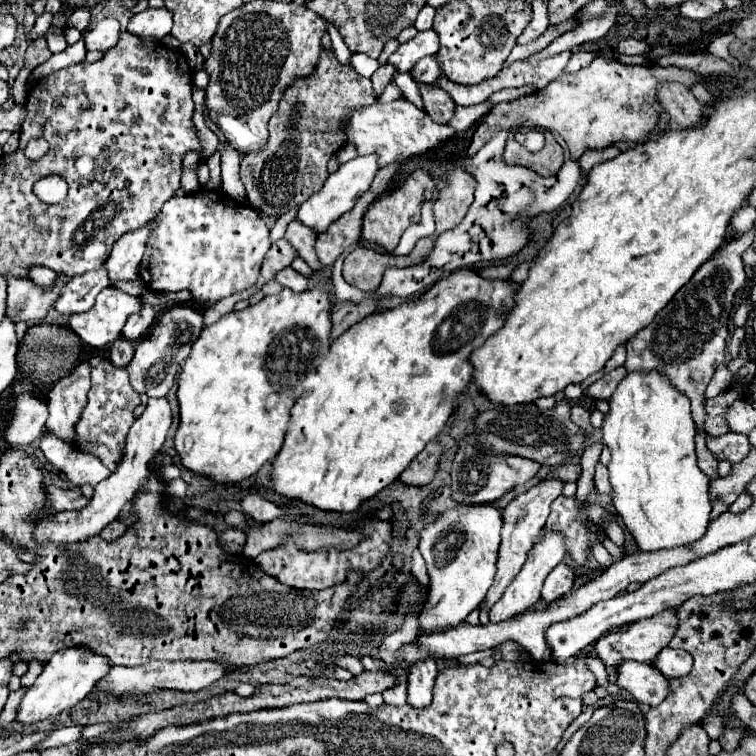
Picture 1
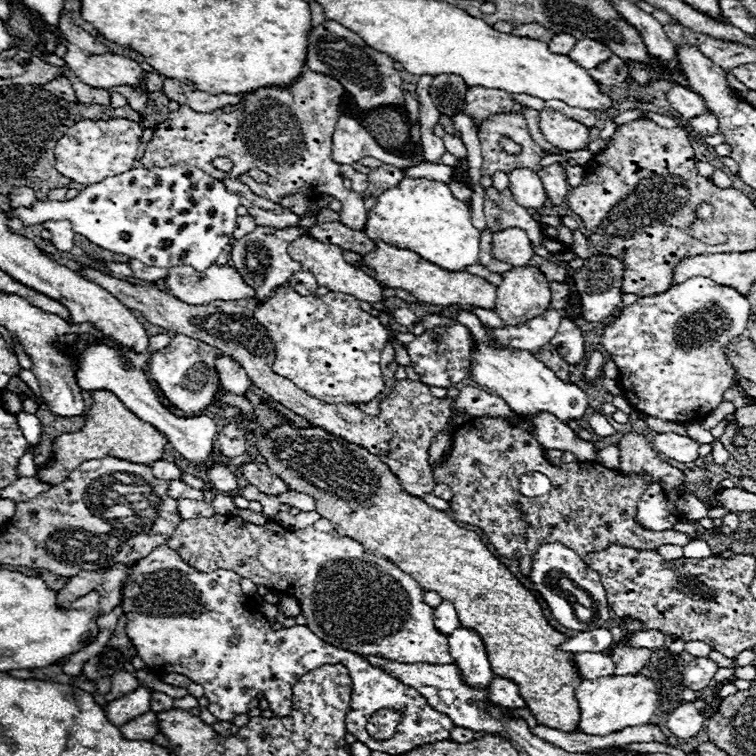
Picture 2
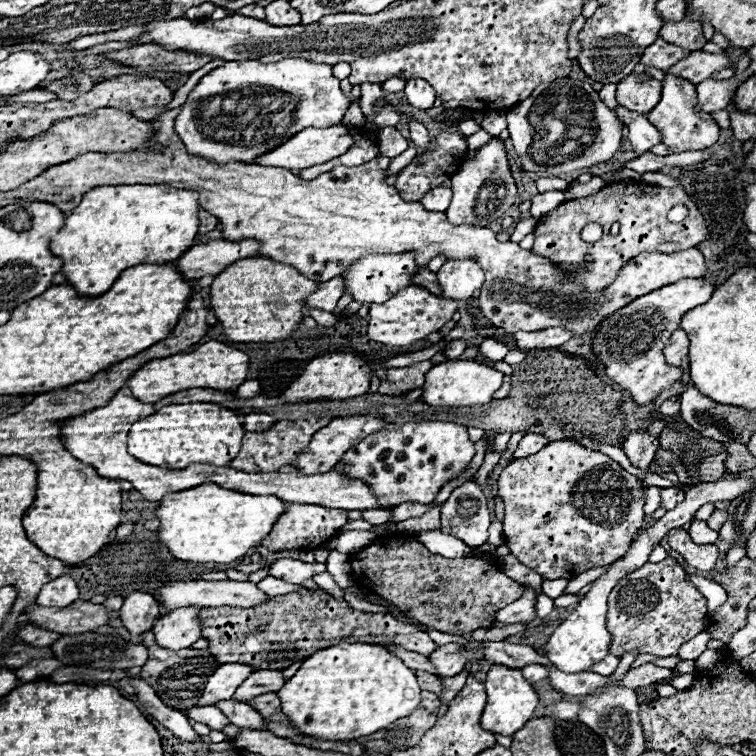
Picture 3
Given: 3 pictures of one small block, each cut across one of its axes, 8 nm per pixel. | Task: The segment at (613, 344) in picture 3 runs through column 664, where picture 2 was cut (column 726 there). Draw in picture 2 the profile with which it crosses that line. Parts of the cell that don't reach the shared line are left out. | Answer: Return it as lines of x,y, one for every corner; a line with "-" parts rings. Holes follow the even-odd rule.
694,276
682,284
674,284
662,294
638,298
638,302
620,312
602,336
604,348
618,366
618,382
624,398
634,410
660,420
686,422
690,416
692,422
702,420
724,400
724,392
734,384
736,374
722,354
722,346
726,346
732,336
740,336
744,332
748,314
750,302
746,296
734,288
714,284
704,276

